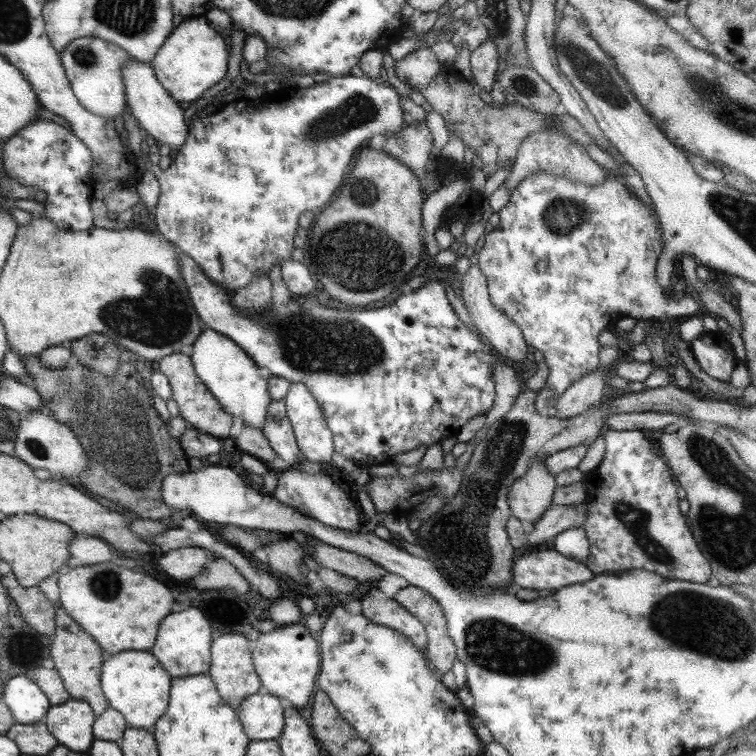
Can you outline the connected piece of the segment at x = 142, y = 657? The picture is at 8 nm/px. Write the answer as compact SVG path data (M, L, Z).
M125 650L107 655L100 668L100 689L104 690L109 706L124 715L128 727L151 731L168 710L172 678L148 651Z

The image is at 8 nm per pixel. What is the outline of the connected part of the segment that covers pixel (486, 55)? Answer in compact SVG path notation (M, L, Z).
M489 36L475 50L470 51L469 70L476 82L473 85L476 90L480 87L489 94L496 76L499 58L498 50Z

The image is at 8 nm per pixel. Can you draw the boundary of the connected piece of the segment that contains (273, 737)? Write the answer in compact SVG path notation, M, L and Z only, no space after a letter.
M258 692L236 709L244 733L253 741L276 741L283 732L284 715L276 695Z

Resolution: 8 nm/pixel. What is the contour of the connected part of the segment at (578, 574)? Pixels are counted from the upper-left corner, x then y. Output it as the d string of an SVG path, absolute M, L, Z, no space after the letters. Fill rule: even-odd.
M551 548L523 555L512 566L514 588L559 590L591 578L593 573L583 562L565 558Z

